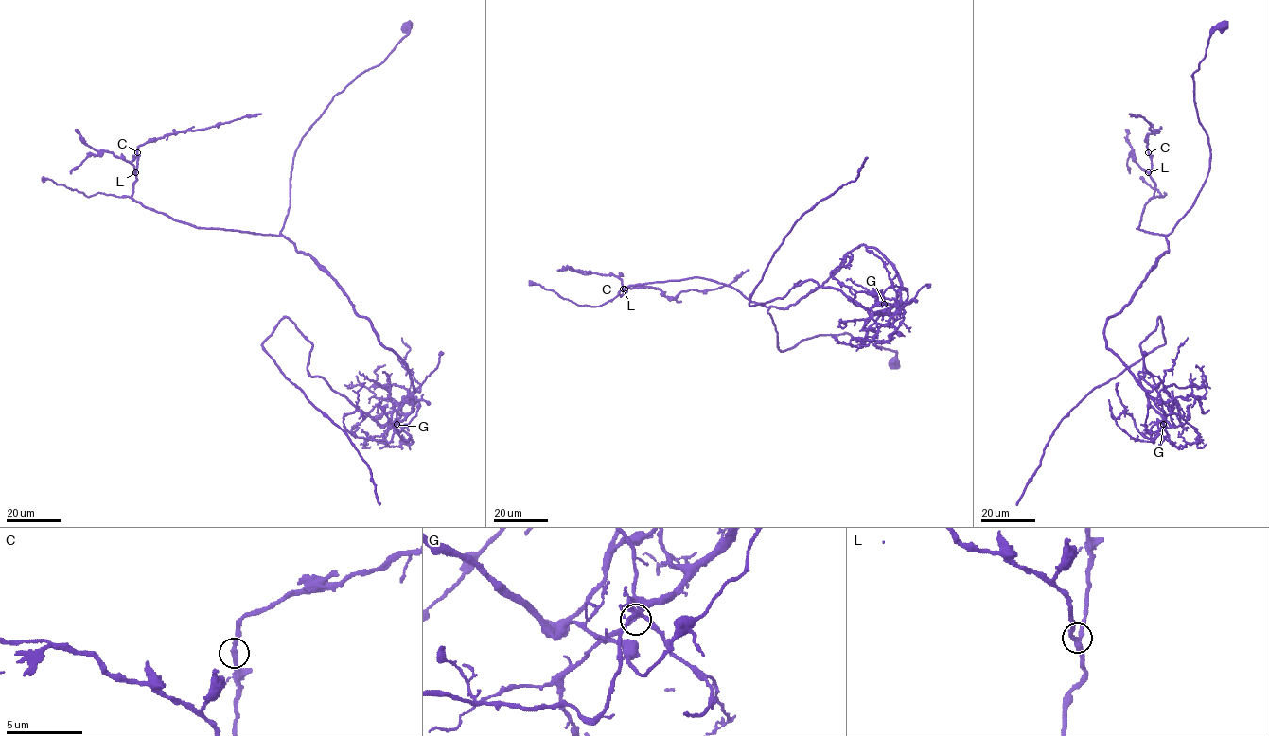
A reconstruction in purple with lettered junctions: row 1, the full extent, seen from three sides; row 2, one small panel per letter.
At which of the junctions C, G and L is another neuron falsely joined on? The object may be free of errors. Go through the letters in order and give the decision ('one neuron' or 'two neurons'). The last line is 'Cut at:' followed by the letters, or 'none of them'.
C: one neuron
G: two neurons
L: one neuron
Cut at: G

